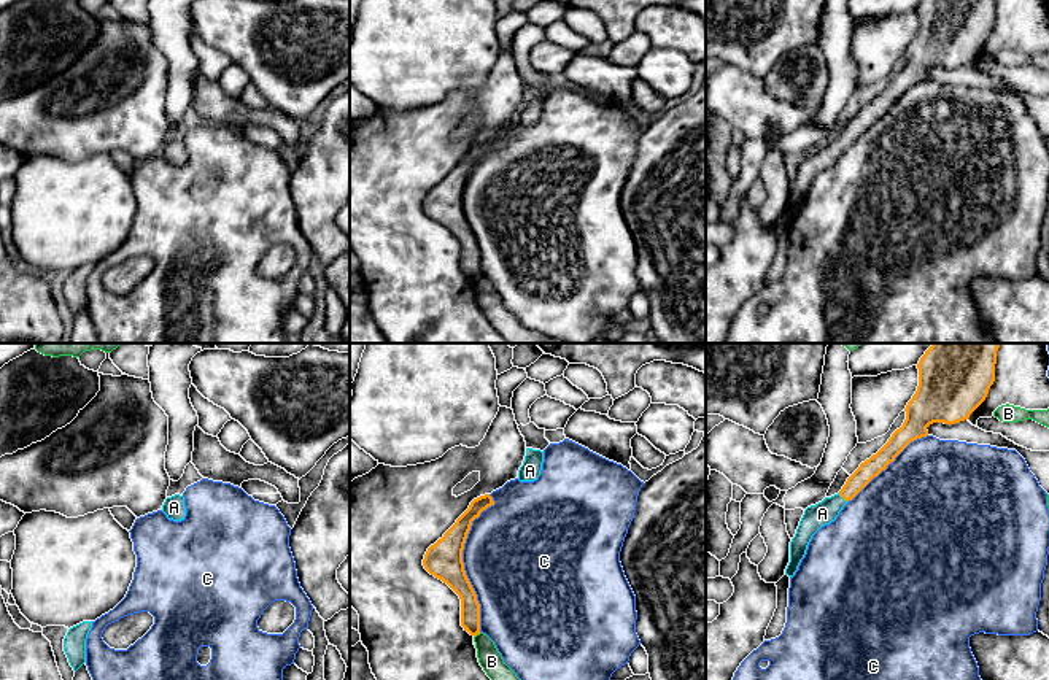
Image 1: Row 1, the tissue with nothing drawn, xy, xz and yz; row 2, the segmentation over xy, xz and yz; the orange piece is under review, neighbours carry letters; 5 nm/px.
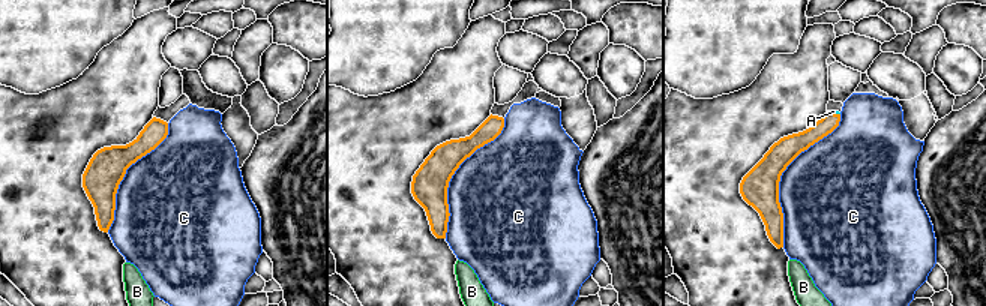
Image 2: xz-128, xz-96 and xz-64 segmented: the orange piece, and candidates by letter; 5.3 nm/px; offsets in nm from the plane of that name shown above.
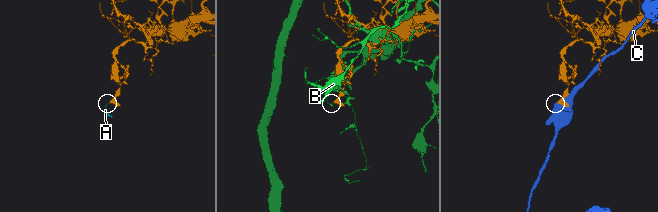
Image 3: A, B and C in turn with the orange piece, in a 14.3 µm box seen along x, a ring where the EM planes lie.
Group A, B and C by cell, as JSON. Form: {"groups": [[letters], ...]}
{"groups": [["A"], ["B"], ["C"]]}

